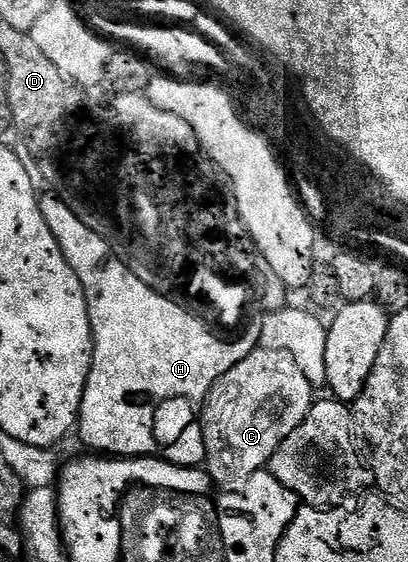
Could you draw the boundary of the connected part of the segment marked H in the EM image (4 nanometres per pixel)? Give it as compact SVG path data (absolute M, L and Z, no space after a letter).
M46 194L41 197L40 203L44 214L44 222L48 222L48 230L52 230L52 238L56 238L68 266L72 266L76 278L80 278L80 286L84 286L84 298L88 302L90 329L94 335L94 357L90 363L88 382L84 386L84 398L78 411L76 436L79 436L90 447L87 449L98 454L105 454L111 458L153 456L159 460L167 460L169 464L178 464L181 468L199 467L206 459L204 434L202 433L202 421L200 419L202 404L206 401L206 396L212 390L214 383L224 374L228 374L228 370L232 370L232 366L236 366L236 362L240 362L249 352L253 352L255 348L259 347L258 332L254 330L248 332L246 330L236 338L233 344L218 343L217 340L207 335L206 331L201 329L198 323L195 323L195 320L191 320L190 316L183 315L179 308L170 305L166 300L158 299L158 296L154 296L154 293L148 292L142 284L139 284L134 277L130 276L130 273L120 270L116 264L108 263L108 246L102 244L104 239L94 236L94 232L86 232L84 223L80 222L79 218L76 218L76 214L65 205L61 197L57 194Z

